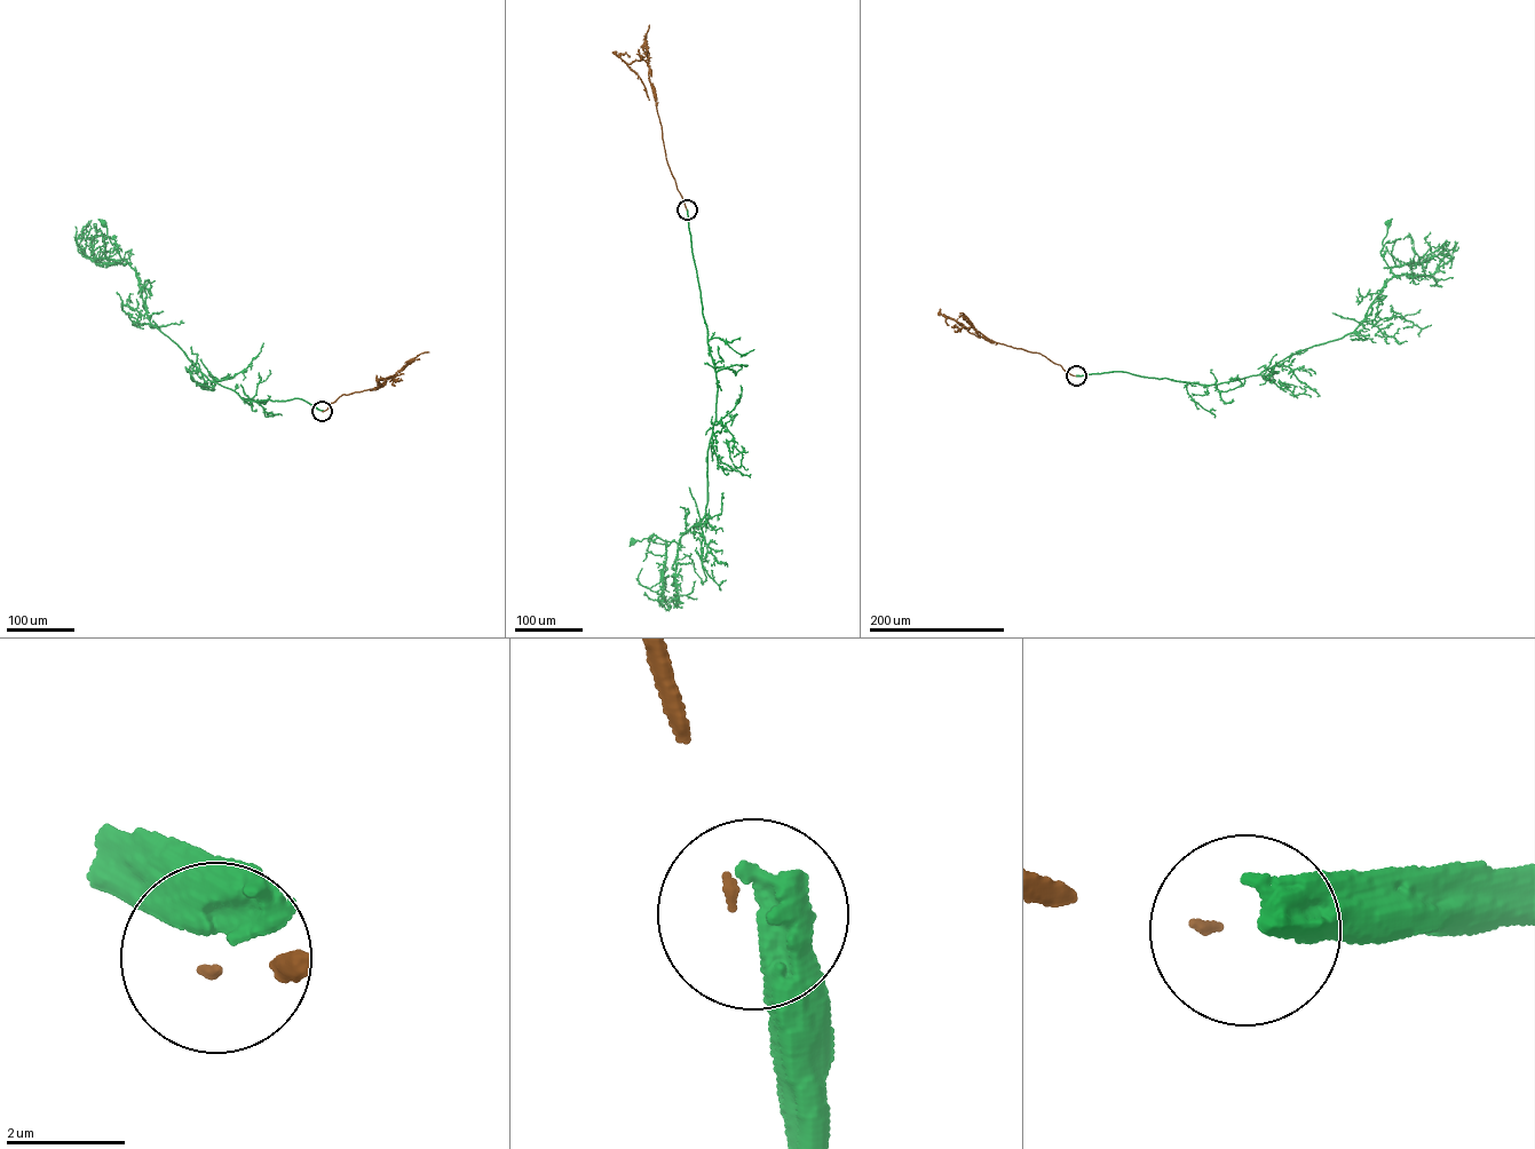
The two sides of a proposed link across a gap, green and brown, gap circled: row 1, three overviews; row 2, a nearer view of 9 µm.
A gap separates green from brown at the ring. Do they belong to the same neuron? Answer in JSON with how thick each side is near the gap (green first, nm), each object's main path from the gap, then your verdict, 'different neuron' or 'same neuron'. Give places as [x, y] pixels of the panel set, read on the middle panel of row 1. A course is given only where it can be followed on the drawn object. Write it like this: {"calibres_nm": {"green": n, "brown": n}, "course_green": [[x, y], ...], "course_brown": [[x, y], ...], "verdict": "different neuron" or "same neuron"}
{"calibres_nm": {"green": 360, "brown": 120}, "course_green": [[687, 210], [717, 381], [715, 419], [707, 452], [707, 502], [701, 522], [679, 541], [653, 535], [632, 541]], "course_brown": [[686, 210], [666, 158], [647, 63], [642, 60], [626, 63], [640, 78], [649, 100]], "verdict": "different neuron"}

